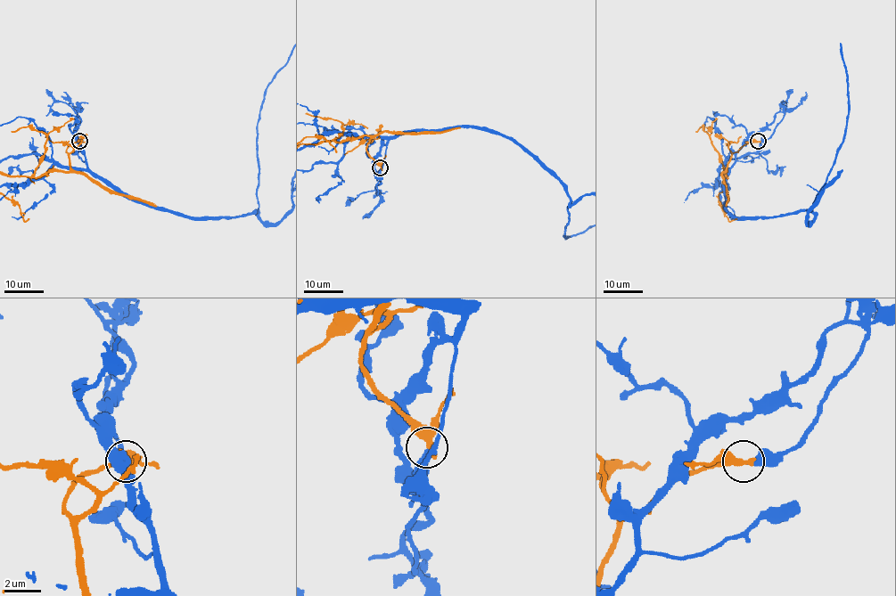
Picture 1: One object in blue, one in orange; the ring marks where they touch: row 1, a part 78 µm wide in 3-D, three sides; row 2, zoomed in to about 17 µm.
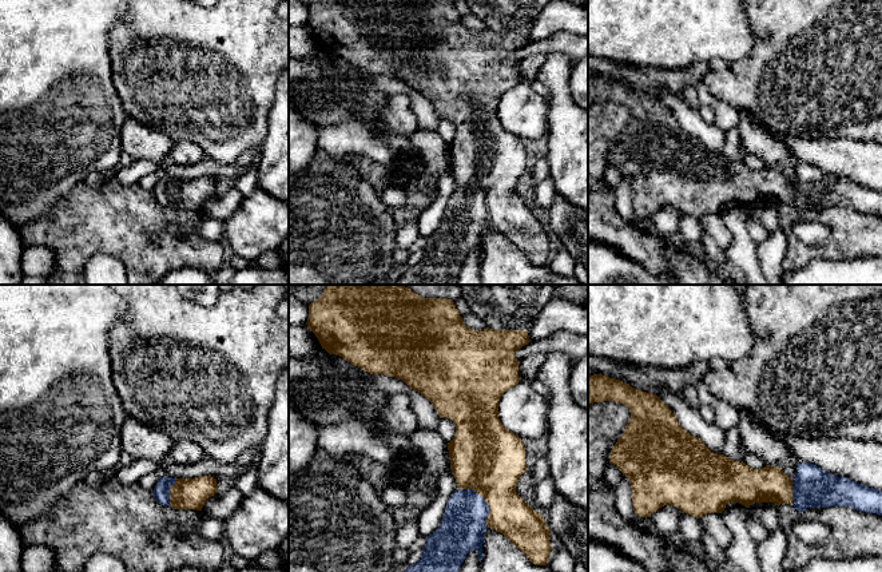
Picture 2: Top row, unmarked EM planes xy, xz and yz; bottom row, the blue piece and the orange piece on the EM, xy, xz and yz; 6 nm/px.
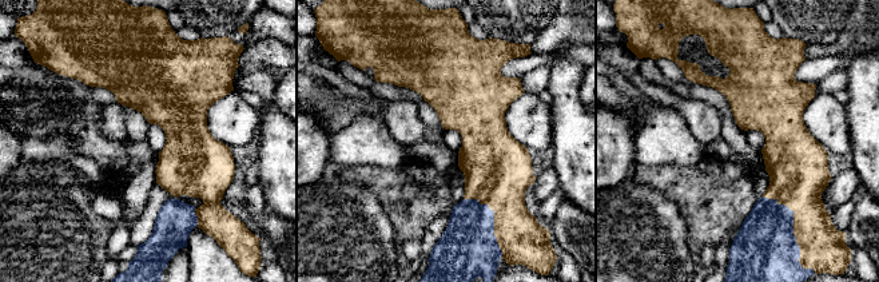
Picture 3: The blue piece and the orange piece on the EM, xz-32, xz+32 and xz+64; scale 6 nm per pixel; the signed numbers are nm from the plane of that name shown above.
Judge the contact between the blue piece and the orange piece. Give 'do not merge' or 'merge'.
do not merge

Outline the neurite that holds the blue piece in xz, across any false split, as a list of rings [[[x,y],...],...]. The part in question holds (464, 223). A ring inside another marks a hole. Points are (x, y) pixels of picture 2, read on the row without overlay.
[[[456,190],[449,198],[440,227],[426,238],[426,246],[421,251],[421,259],[408,267],[394,285],[454,285],[458,270],[470,251],[478,254],[480,263],[482,261],[484,233],[488,230],[488,215],[489,207],[486,202],[474,190]]]

